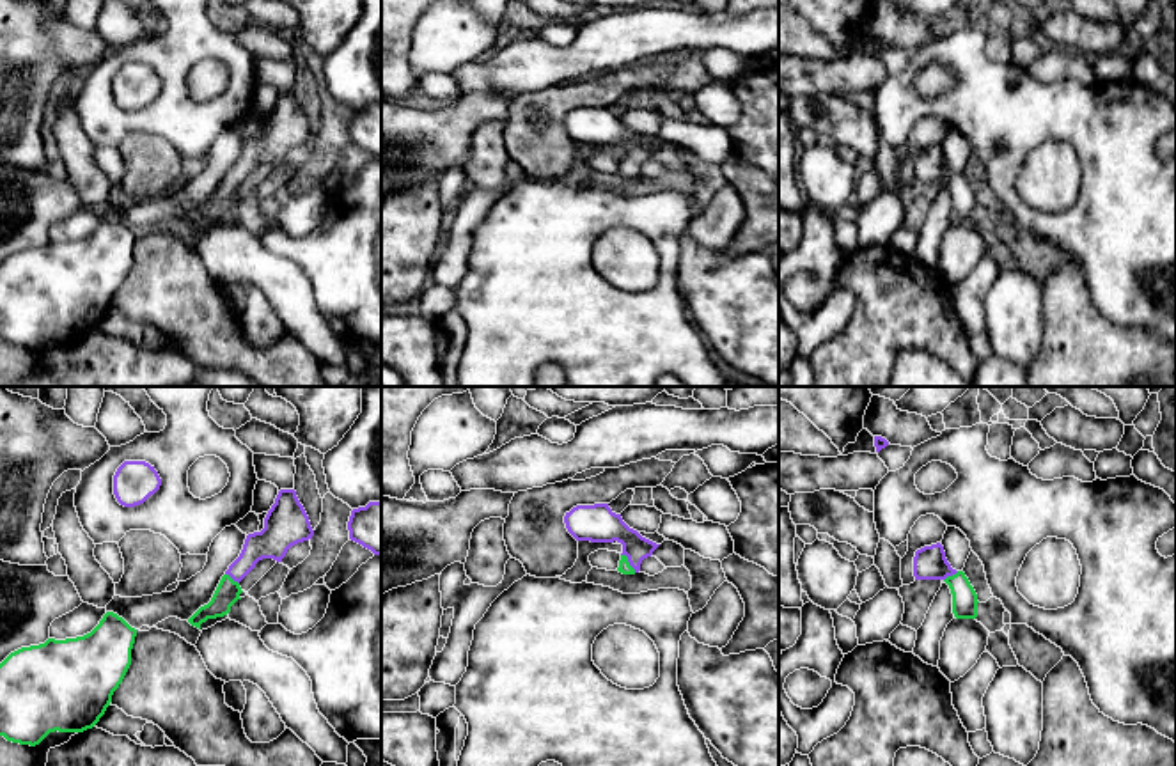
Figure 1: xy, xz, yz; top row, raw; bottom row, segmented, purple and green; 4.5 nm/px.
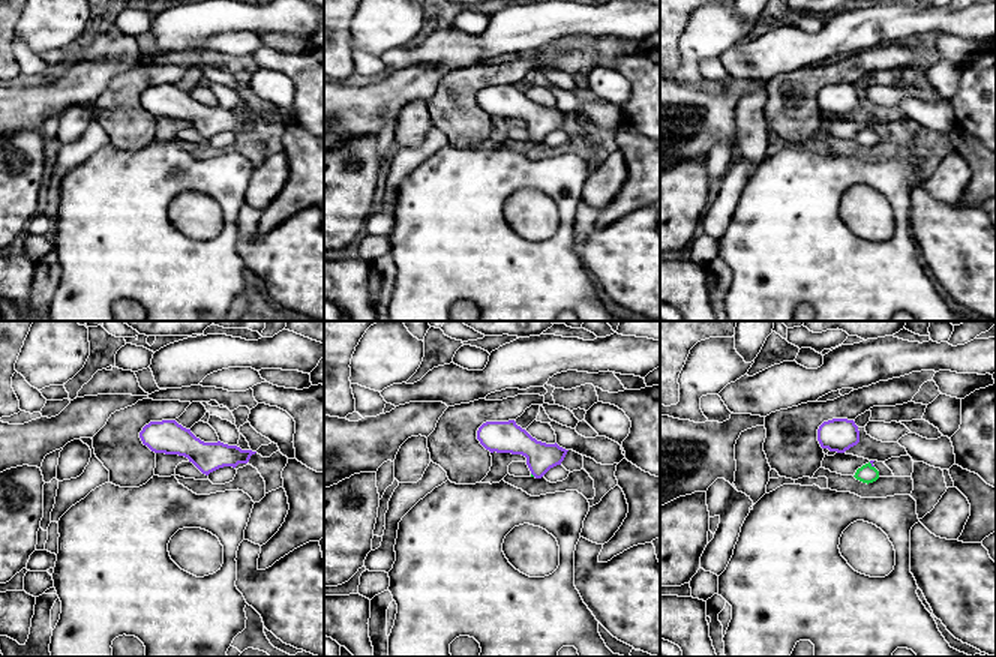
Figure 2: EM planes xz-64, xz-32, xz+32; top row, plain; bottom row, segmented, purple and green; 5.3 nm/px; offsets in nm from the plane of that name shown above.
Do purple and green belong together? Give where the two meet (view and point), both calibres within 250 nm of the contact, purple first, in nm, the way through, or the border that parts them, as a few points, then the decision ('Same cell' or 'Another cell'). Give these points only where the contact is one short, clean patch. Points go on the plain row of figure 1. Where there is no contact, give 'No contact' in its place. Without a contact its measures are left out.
Touches purple at xz (628, 164). Thickness 170 nm (purple) against 60 nm. Path across: xz (596, 126), (628, 146), (628, 164), (625, 171). Same cell

